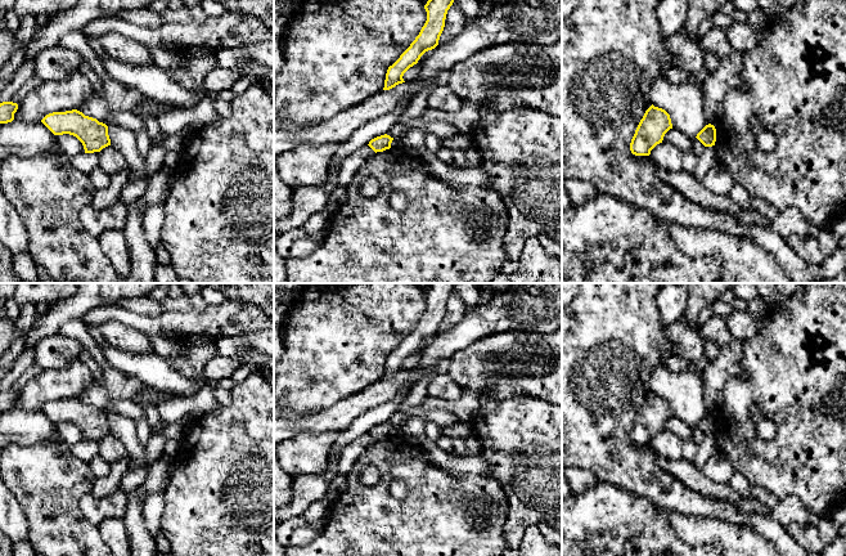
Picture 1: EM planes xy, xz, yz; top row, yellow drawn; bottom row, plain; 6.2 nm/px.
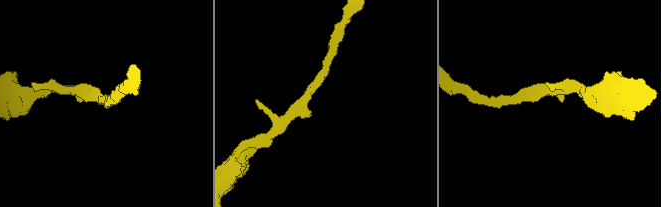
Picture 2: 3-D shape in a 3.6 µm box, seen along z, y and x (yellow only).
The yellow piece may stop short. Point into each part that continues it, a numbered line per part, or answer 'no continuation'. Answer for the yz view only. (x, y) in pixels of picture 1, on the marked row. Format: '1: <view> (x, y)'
no continuation

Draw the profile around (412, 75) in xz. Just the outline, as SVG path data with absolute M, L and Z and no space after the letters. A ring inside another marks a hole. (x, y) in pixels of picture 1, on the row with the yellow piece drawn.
M432 50L426 51L420 59L418 60L417 64L414 64L413 67L410 67L402 76L405 82L414 82L418 80L419 73L420 73L420 68L423 62L426 60L426 58L431 54Z

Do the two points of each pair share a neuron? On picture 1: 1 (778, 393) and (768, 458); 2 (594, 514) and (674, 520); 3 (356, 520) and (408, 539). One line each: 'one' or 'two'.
1: one
2: two
3: one

